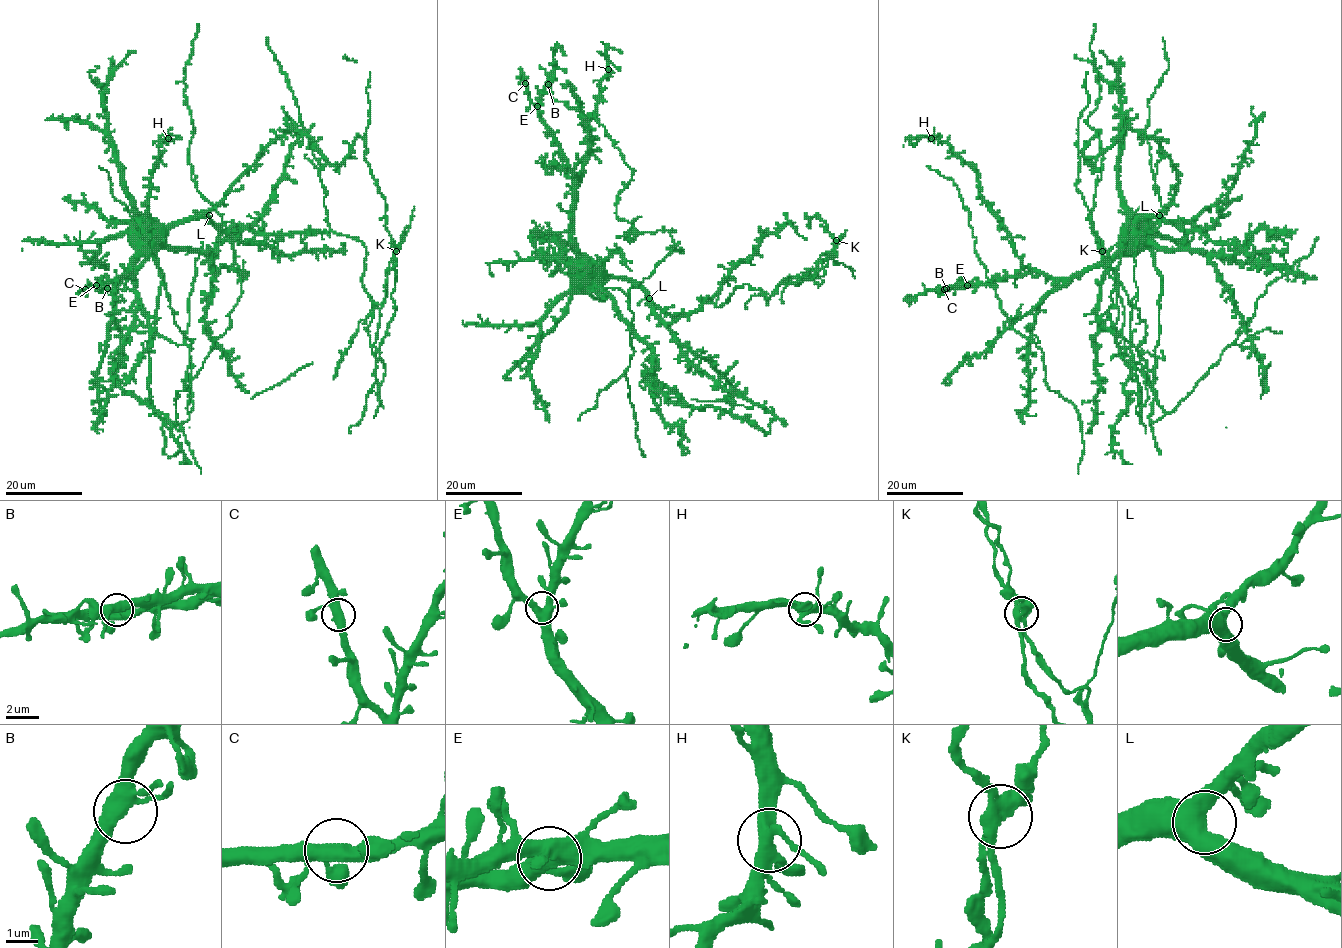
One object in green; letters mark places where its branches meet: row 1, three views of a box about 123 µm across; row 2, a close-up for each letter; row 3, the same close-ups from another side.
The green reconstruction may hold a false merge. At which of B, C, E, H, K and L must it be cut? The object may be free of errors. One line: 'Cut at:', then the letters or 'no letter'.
Cut at: K

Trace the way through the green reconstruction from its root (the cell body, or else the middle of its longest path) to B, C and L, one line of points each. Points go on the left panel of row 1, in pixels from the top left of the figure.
B: (137, 232), (136, 256), (132, 261), (134, 278), (131, 271), (98, 285), (107, 288)
C: (137, 232), (136, 256), (132, 261), (134, 278), (131, 271), (85, 289)
L: (137, 232), (161, 232), (167, 226), (209, 215)

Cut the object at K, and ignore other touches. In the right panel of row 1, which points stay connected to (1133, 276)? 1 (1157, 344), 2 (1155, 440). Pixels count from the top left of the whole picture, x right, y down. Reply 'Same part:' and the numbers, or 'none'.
Same part: none

